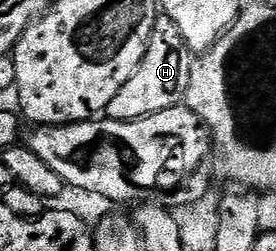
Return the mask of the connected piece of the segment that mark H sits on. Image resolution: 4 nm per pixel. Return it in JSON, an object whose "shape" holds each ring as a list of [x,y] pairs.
{"shape":[[[160,16],[156,24],[152,24],[152,36],[148,40],[144,60],[140,60],[140,68],[136,68],[132,80],[128,80],[128,84],[124,84],[124,88],[112,96],[112,104],[108,104],[105,117],[112,122],[127,122],[183,105],[188,92],[191,65],[192,51],[184,36],[180,36],[180,28],[176,28],[170,18]]]}

